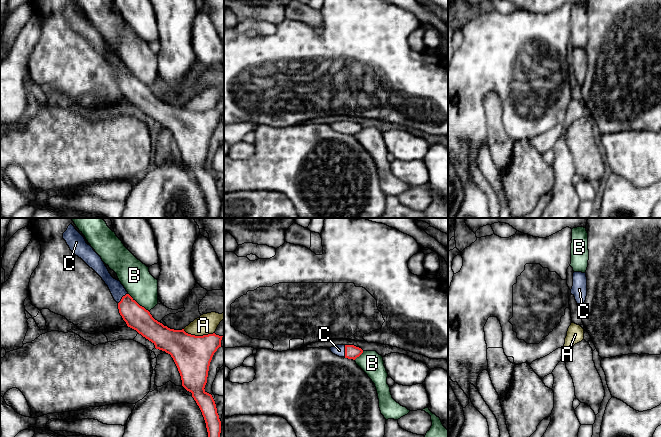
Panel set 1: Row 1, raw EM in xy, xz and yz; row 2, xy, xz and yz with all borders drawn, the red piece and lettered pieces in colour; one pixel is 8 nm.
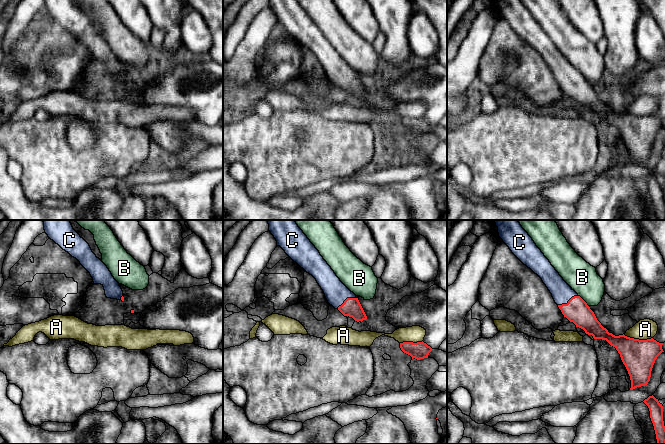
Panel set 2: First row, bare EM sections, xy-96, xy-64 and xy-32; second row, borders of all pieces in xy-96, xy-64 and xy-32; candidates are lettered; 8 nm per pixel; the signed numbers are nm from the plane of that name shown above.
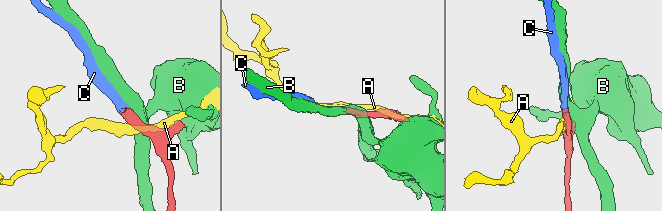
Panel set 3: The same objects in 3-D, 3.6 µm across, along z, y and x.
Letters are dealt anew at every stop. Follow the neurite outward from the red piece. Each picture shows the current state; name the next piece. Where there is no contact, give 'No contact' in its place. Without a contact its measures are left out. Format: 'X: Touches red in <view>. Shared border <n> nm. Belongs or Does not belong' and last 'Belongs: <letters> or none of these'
A: Touches red in xy. Shared border 260 nm. Does not belong
B: Touches red in xy. Shared border 220 nm. Does not belong
C: Touches red in xy. Shared border 120 nm. Belongs
Belongs: C

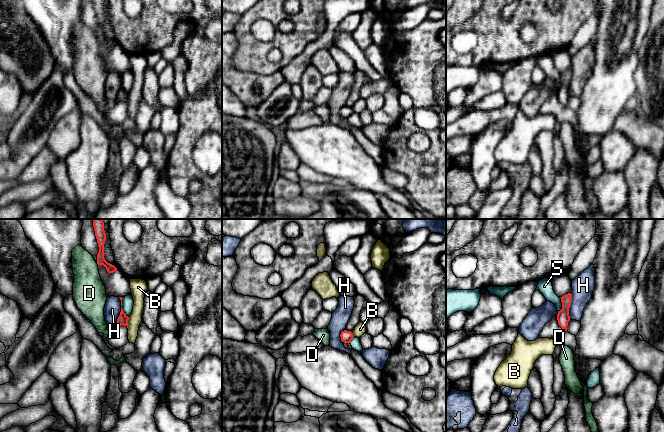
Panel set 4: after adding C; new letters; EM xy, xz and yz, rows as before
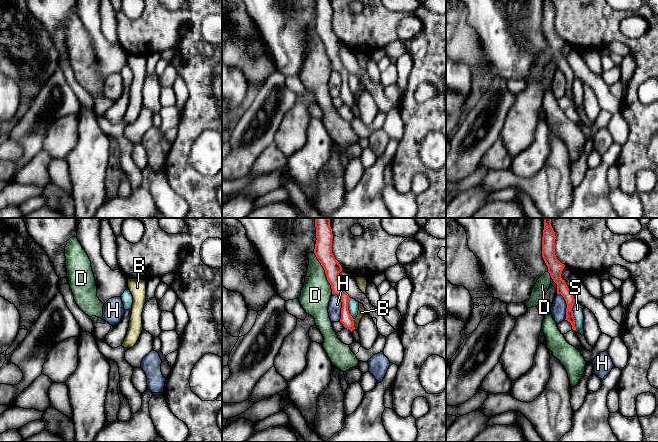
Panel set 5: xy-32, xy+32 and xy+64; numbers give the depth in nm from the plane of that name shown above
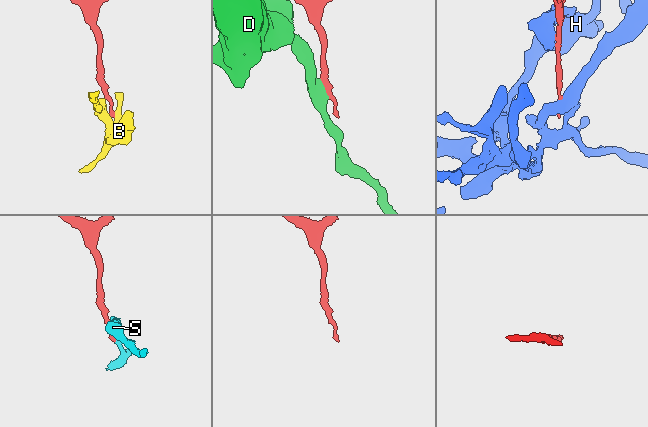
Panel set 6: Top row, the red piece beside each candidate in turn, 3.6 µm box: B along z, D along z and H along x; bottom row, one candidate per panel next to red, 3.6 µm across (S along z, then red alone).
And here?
B: Touches red in xy. Shared border 90 nm. Does not belong
D: Touches red in xy. Shared border 30 nm. Does not belong
H: Touches red in xy. Shared border 220 nm. Does not belong
S: Touches red in yz. Shared border 120 nm. Does not belong
Belongs: none of these

